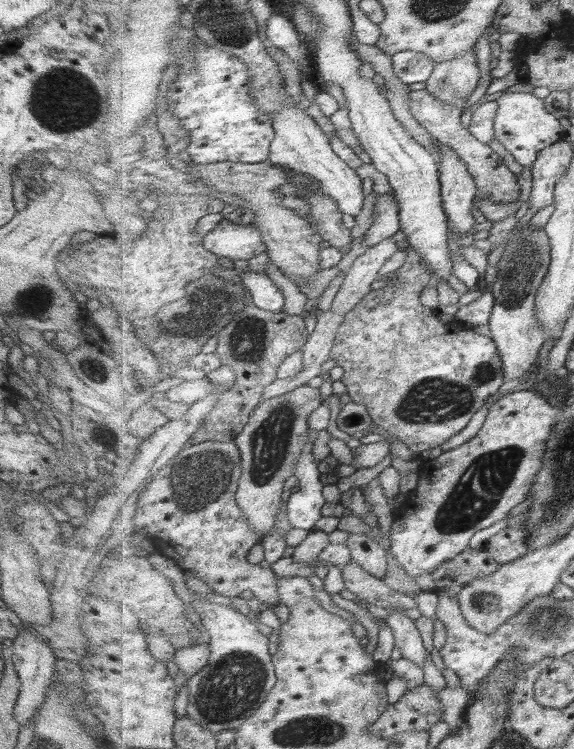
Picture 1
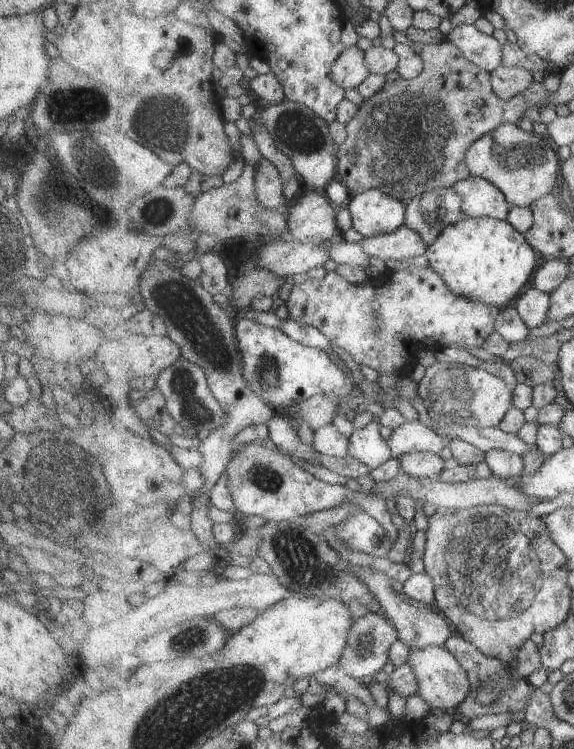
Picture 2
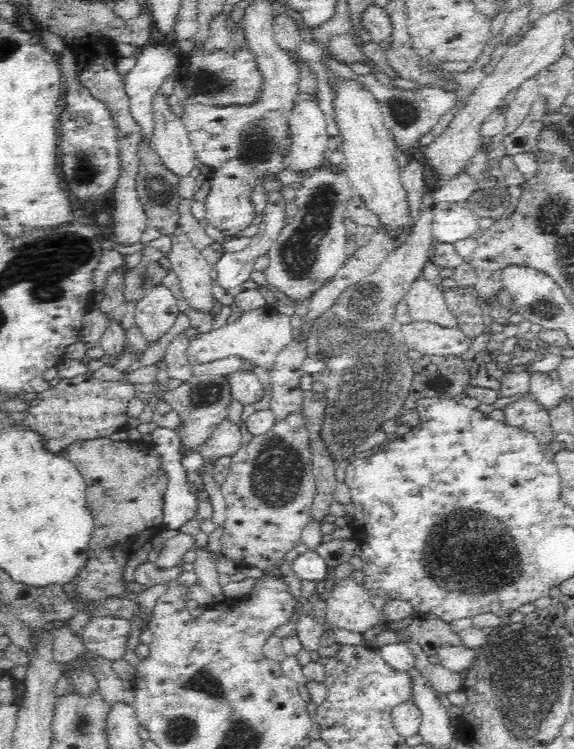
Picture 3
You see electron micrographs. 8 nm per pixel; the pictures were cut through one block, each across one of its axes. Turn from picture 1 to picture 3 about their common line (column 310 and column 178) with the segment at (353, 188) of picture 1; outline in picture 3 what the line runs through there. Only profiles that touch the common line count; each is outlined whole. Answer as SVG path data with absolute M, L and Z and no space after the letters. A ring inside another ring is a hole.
M162 92L152 98L152 130L151 144L160 156L162 164L179 177L186 176L197 164L188 130L182 116L172 112L168 104L168 96Z

